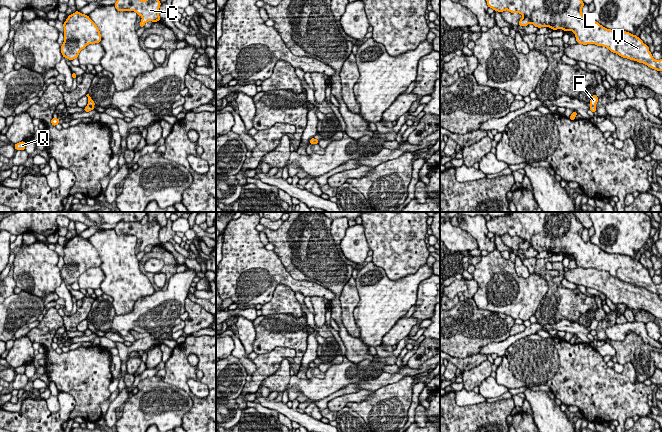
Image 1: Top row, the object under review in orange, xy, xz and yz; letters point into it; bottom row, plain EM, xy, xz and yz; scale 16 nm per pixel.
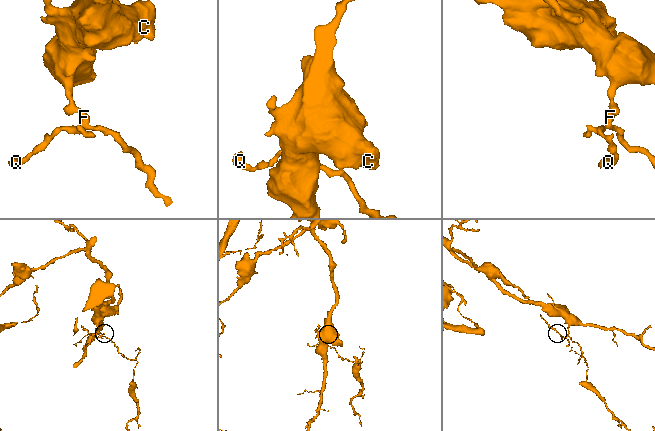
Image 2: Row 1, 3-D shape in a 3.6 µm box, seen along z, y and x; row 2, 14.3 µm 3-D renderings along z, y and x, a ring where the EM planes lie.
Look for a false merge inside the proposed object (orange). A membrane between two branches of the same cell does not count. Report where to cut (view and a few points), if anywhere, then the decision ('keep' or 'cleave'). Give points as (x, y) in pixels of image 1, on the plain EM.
cut in xz along (315, 363), (317, 367); cleave

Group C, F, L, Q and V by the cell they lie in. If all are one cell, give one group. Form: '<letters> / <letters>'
C F L V / Q

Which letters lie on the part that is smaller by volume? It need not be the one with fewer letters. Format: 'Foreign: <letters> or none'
Foreign: Q

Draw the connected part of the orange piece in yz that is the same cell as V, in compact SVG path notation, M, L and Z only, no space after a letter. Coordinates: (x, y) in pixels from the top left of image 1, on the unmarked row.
M509 212L500 217L491 217L486 222L487 229L494 235L519 237L523 241L519 244L519 251L532 247L535 251L549 251L553 254L563 253L575 258L577 267L607 271L611 276L623 282L643 287L657 295L662 295L662 283L655 284L649 275L648 269L636 259L626 255L611 254L603 251L598 246L582 239L583 225L572 212Z

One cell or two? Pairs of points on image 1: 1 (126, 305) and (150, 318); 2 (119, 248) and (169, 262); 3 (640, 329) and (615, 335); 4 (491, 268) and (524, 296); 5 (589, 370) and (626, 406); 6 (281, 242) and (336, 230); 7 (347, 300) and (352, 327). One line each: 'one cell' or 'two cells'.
1: two cells
2: two cells
3: one cell
4: one cell
5: one cell
6: two cells
7: one cell

